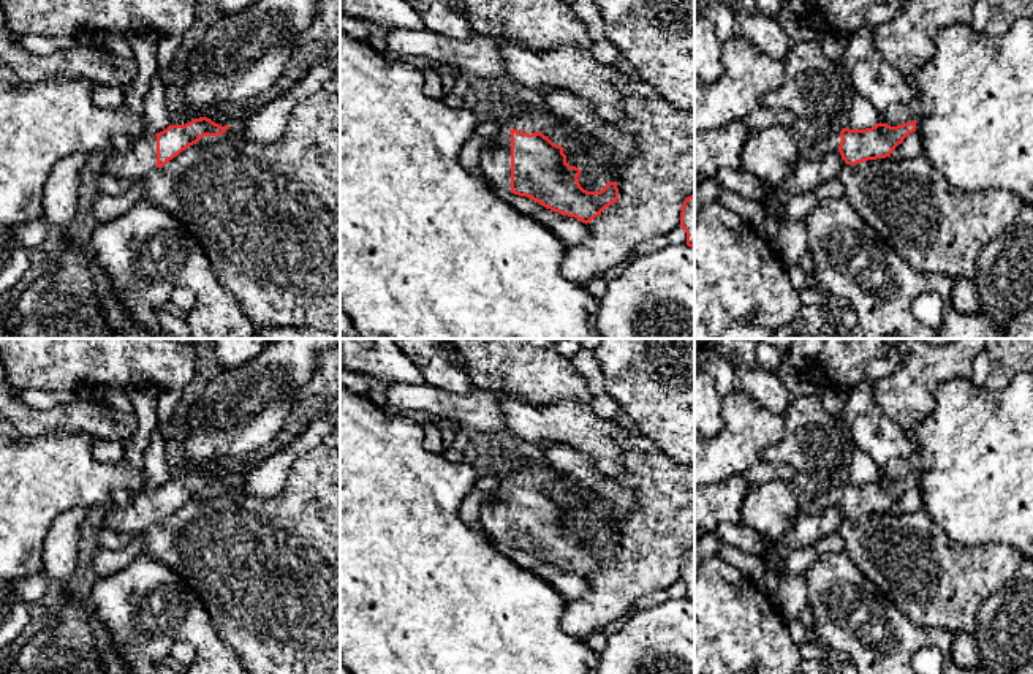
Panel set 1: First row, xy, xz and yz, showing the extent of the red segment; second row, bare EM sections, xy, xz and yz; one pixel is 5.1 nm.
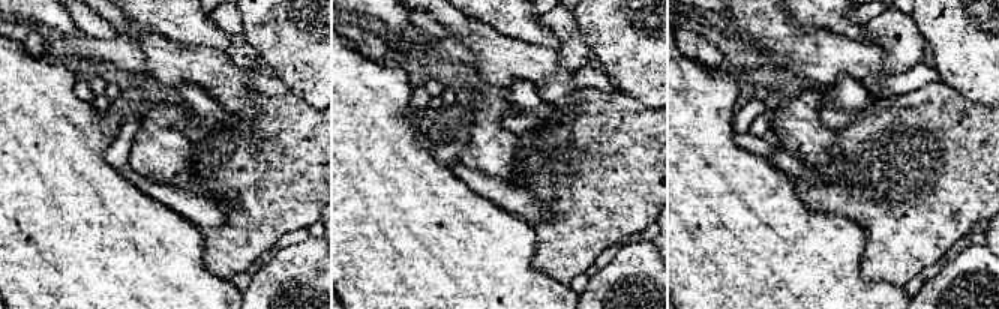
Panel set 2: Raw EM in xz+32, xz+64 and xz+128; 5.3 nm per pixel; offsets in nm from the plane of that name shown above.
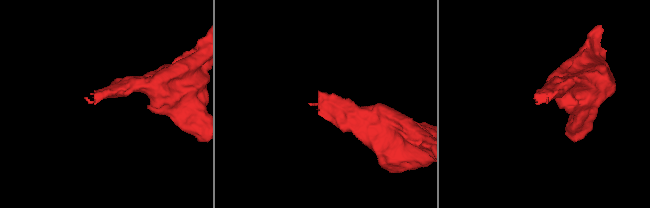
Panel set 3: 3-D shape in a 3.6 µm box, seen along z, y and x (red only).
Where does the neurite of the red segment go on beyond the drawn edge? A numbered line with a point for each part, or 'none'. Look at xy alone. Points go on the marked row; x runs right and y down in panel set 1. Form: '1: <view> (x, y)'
1: xy (141, 159)

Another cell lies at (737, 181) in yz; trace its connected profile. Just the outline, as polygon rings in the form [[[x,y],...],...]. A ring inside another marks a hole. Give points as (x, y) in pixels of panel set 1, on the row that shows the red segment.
[[[742,168],[723,169],[718,172],[717,180],[725,190],[731,190],[750,199],[756,199],[767,209],[780,209],[780,204],[766,193],[766,185],[753,174],[745,172]]]

